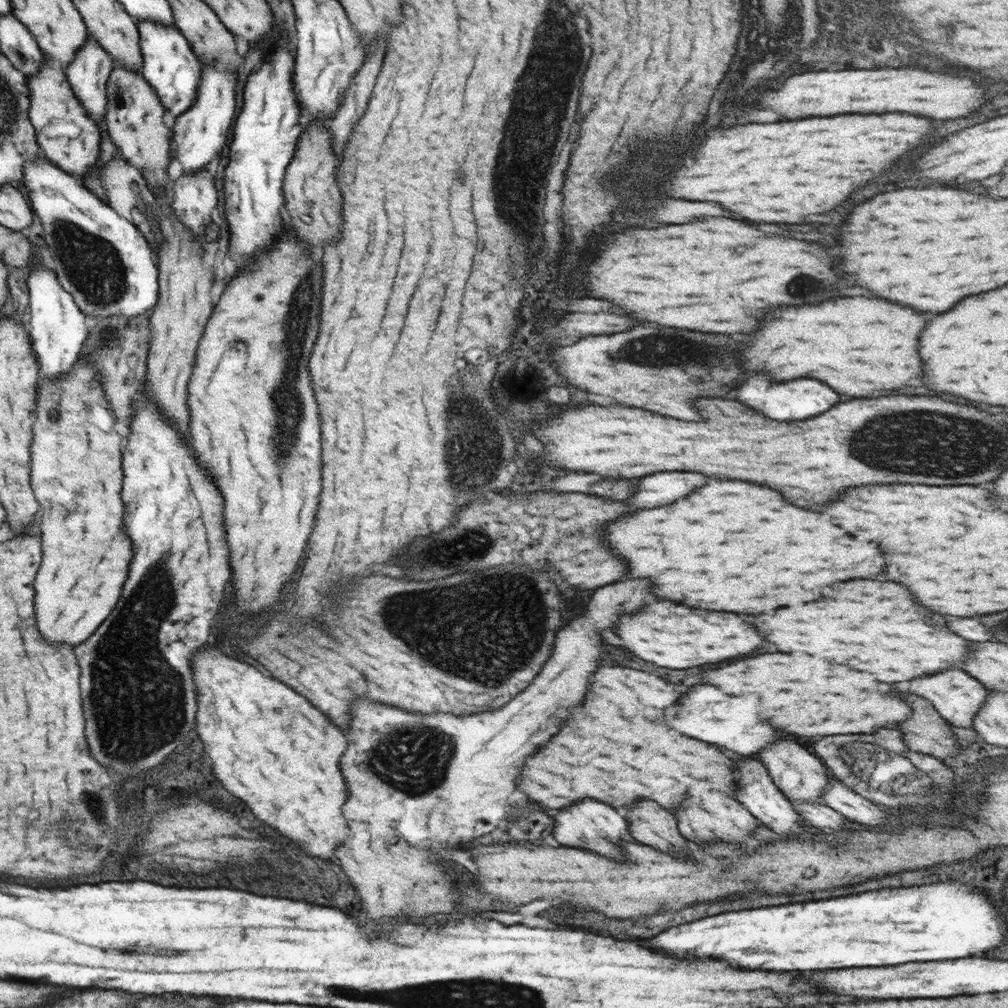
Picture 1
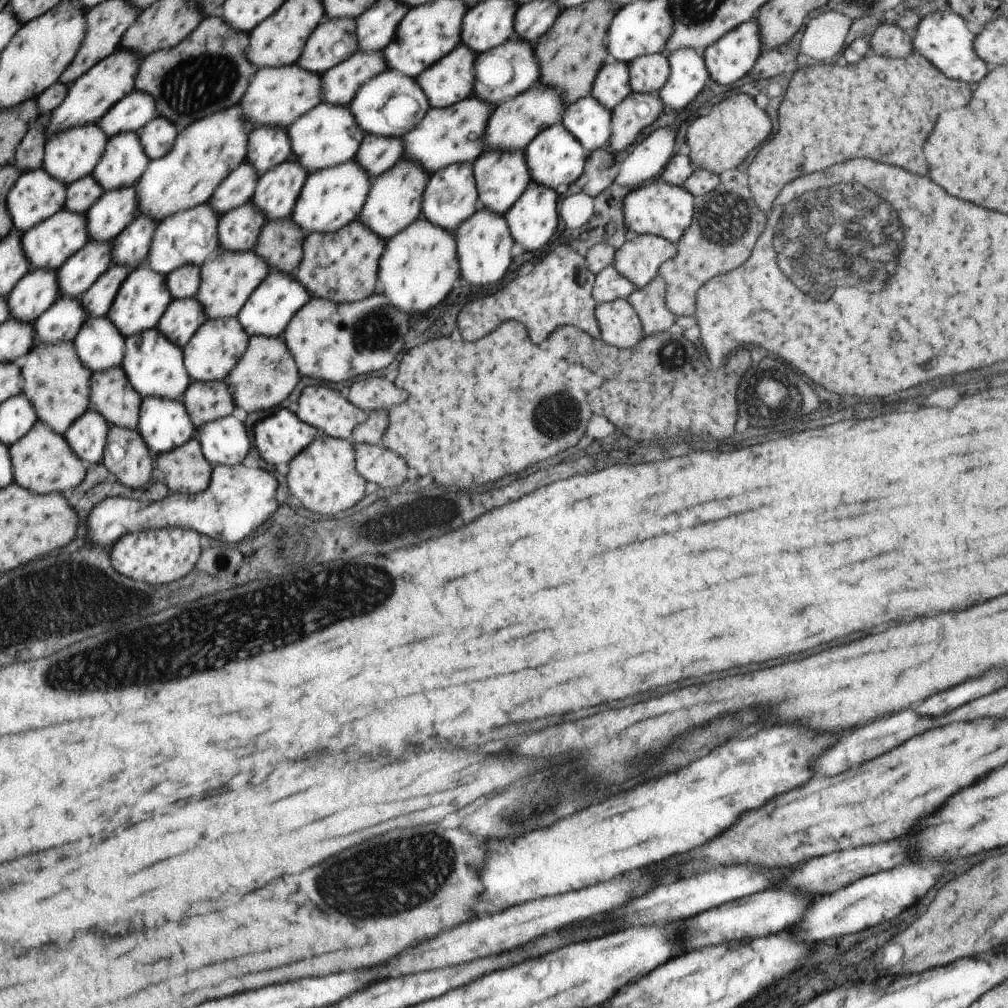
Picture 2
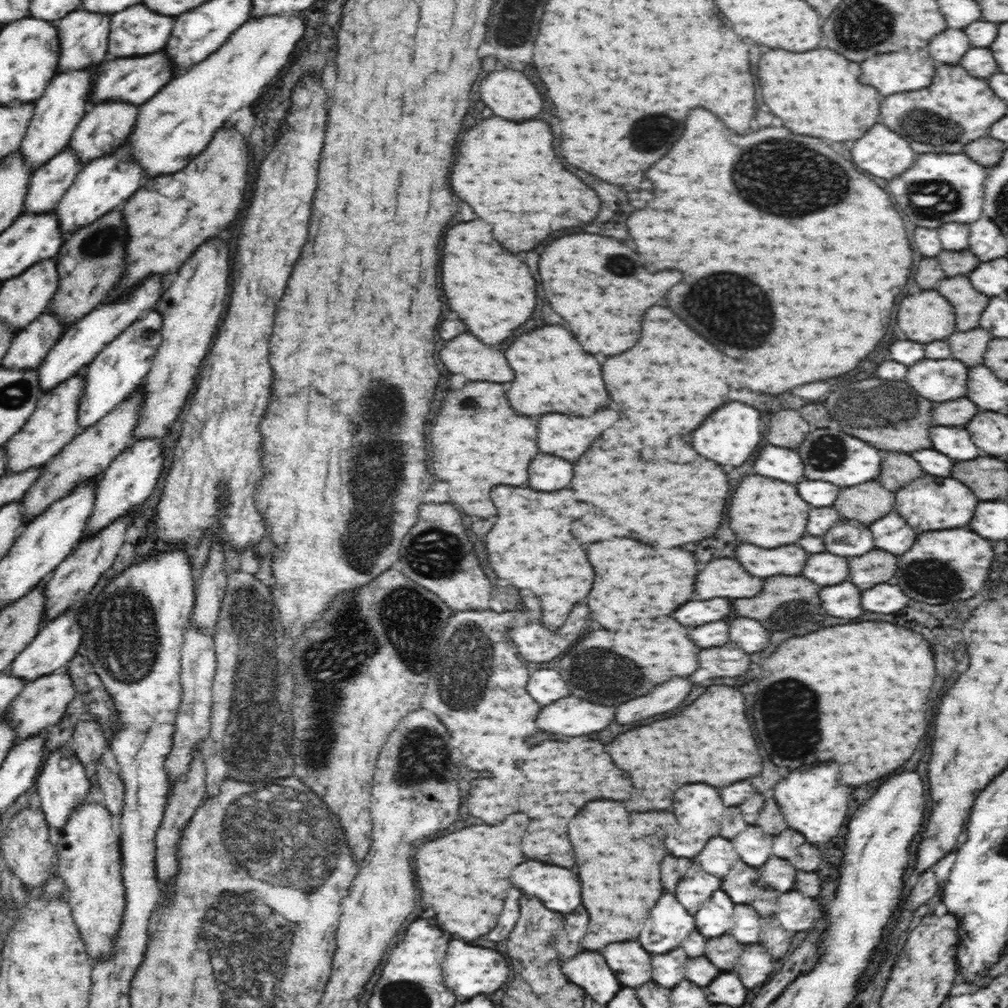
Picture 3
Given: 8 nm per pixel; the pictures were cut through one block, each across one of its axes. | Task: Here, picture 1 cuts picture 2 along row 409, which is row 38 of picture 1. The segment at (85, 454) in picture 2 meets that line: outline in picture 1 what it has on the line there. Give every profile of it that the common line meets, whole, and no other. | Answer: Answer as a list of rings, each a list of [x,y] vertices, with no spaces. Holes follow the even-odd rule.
[[[88,38],[78,56],[66,67],[67,78],[76,96],[91,114],[91,118],[105,118],[108,96],[106,86],[114,72],[114,59],[96,38]]]

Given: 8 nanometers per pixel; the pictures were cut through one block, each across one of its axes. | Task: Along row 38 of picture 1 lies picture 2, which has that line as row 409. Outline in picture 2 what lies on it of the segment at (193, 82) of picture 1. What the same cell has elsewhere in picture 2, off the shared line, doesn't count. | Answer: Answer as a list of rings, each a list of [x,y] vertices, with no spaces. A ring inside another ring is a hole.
[[[143,397],[137,430],[158,455],[196,437],[196,426],[180,398]]]

